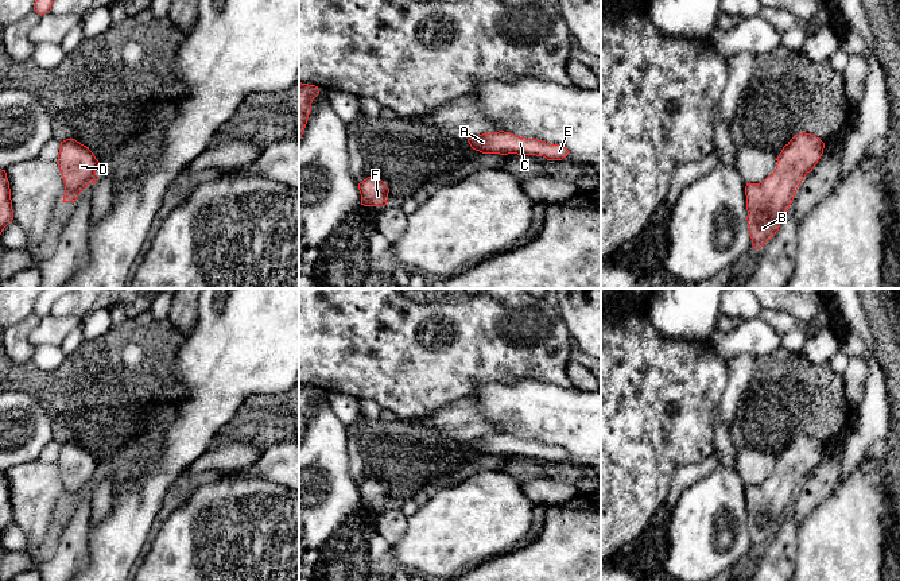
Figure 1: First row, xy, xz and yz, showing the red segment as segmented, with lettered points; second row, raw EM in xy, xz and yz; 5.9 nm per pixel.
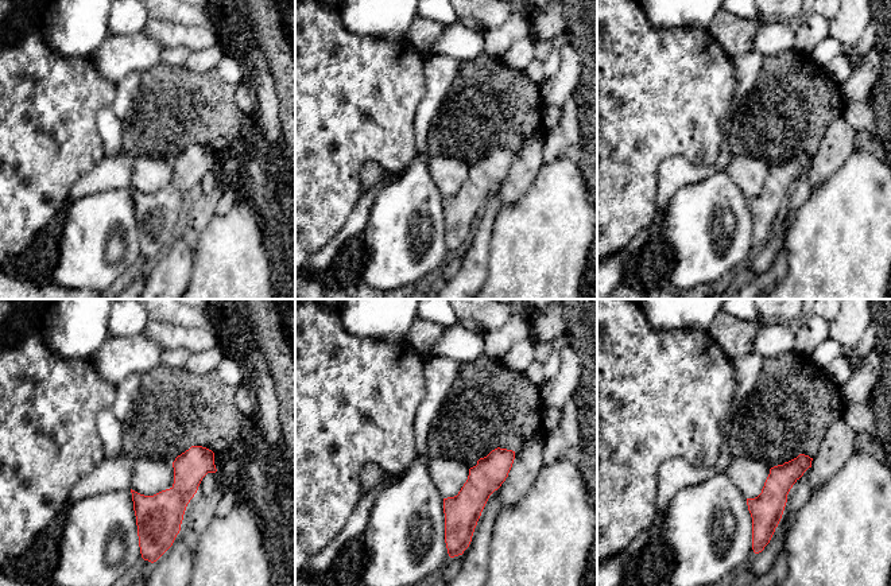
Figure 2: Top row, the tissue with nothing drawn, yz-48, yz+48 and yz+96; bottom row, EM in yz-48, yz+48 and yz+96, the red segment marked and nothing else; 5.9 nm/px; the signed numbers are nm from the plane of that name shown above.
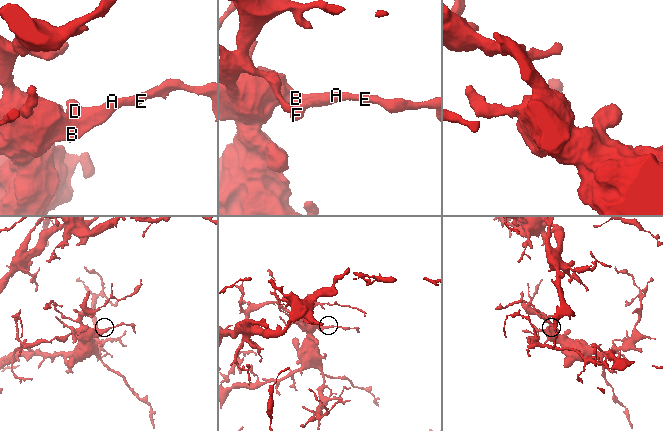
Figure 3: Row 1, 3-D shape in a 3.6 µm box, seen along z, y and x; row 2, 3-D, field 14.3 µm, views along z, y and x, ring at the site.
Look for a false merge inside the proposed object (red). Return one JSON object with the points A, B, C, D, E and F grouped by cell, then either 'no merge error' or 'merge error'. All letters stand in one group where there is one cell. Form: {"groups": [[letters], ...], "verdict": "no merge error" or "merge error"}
{"groups": [["A", "B", "C", "D", "E", "F"]], "verdict": "no merge error"}

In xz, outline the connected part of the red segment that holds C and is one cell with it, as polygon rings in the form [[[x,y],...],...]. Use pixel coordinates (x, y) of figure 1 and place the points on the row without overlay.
[[[504,433],[482,435],[468,441],[468,444],[473,452],[482,456],[536,457],[547,462],[562,462],[570,456],[563,448],[538,441],[525,441]]]

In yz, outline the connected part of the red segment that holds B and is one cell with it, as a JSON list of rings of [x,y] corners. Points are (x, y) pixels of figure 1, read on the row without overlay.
[[[802,434],[783,449],[771,477],[760,485],[746,485],[746,522],[754,551],[776,537],[798,489],[821,461],[823,450],[819,439]]]

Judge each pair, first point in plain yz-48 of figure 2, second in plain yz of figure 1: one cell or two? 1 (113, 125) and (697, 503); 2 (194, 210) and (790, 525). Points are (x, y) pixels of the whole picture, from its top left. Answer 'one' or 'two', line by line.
1: one
2: two

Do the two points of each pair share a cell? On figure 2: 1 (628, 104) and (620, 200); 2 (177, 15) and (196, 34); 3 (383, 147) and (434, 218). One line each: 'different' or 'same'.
1: same
2: different
3: different

